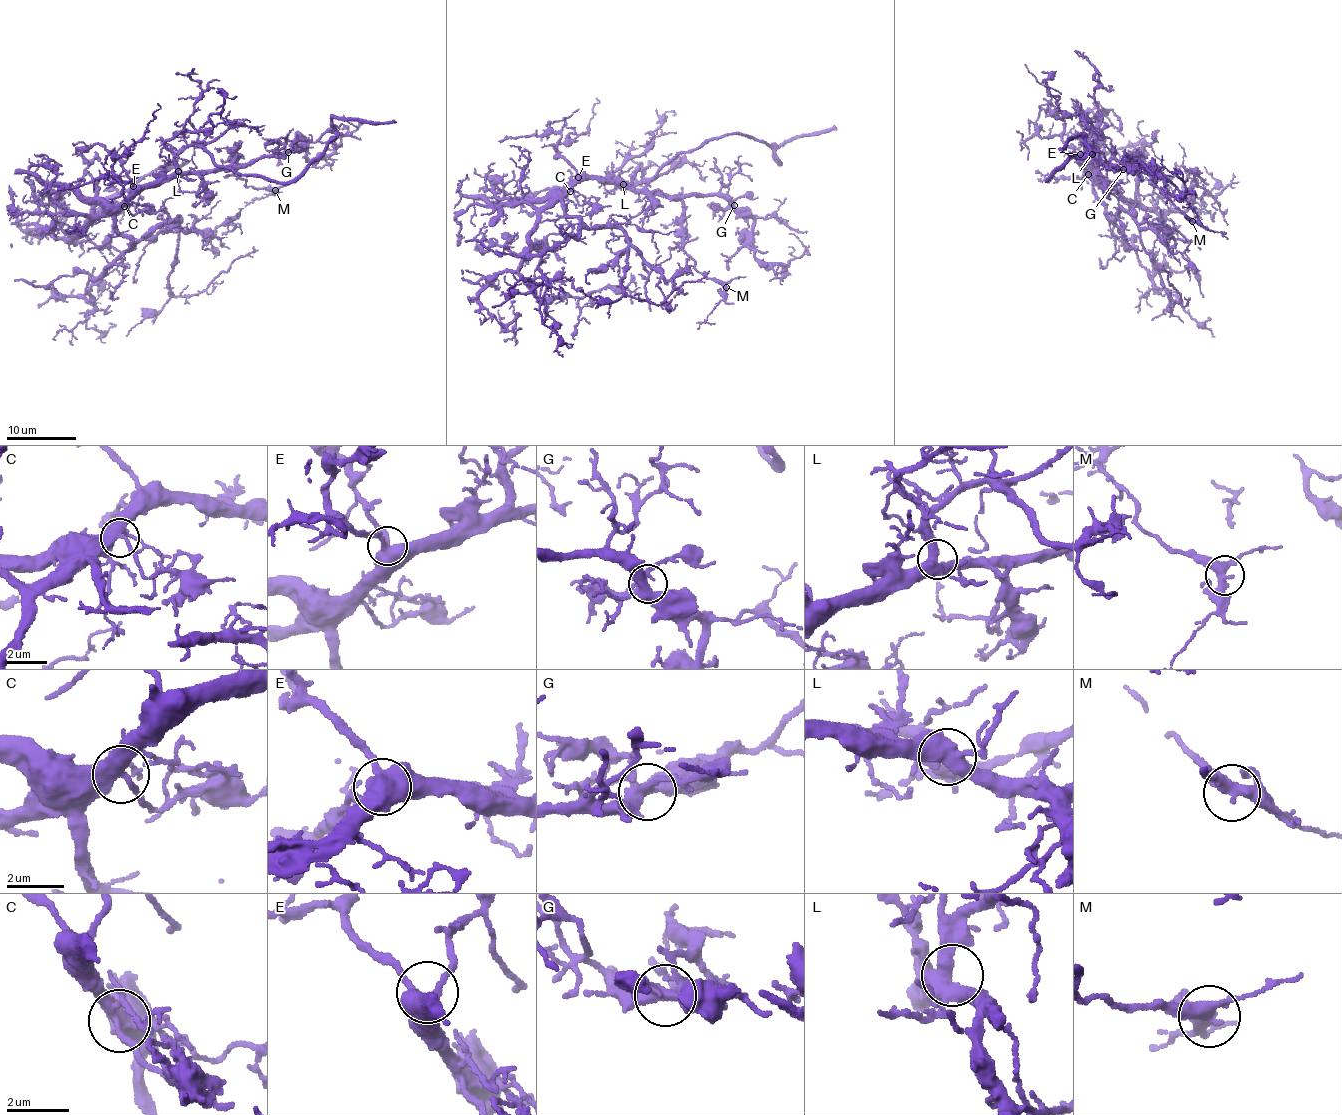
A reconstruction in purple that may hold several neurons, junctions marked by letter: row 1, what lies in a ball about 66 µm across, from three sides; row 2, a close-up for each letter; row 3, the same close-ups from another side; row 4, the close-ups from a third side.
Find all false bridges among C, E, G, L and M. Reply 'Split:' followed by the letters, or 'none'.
Split: none

